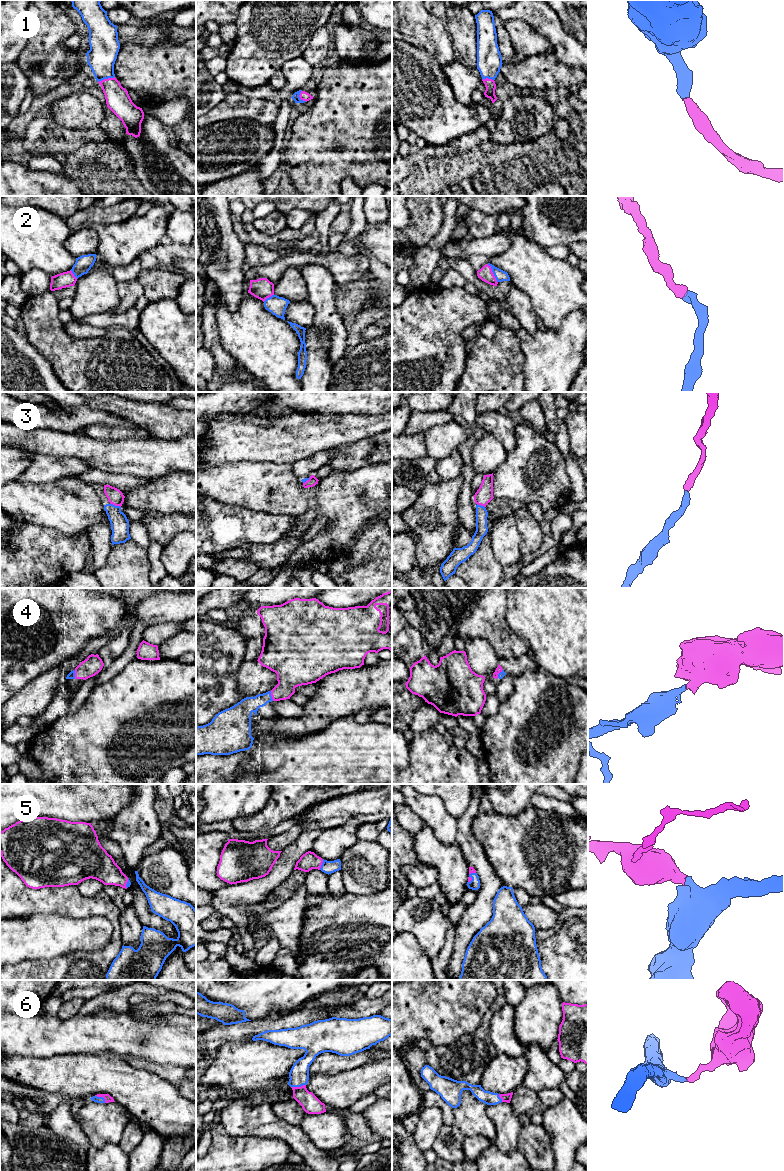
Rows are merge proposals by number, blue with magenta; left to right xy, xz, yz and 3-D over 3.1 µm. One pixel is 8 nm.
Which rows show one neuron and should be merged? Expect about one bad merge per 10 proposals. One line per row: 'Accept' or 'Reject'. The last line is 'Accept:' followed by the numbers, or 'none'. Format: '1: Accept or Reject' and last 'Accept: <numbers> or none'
1: Accept
2: Accept
3: Accept
4: Accept
5: Accept
6: Accept
Accept: 1, 2, 3, 4, 5, 6

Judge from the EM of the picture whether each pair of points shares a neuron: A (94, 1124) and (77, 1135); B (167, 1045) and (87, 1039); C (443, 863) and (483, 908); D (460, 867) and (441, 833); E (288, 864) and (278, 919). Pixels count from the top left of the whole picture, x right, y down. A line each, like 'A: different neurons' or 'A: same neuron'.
A: different neurons
B: same neuron
C: different neurons
D: different neurons
E: different neurons

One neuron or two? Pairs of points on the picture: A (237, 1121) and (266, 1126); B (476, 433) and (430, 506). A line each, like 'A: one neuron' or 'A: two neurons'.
A: one neuron
B: two neurons

